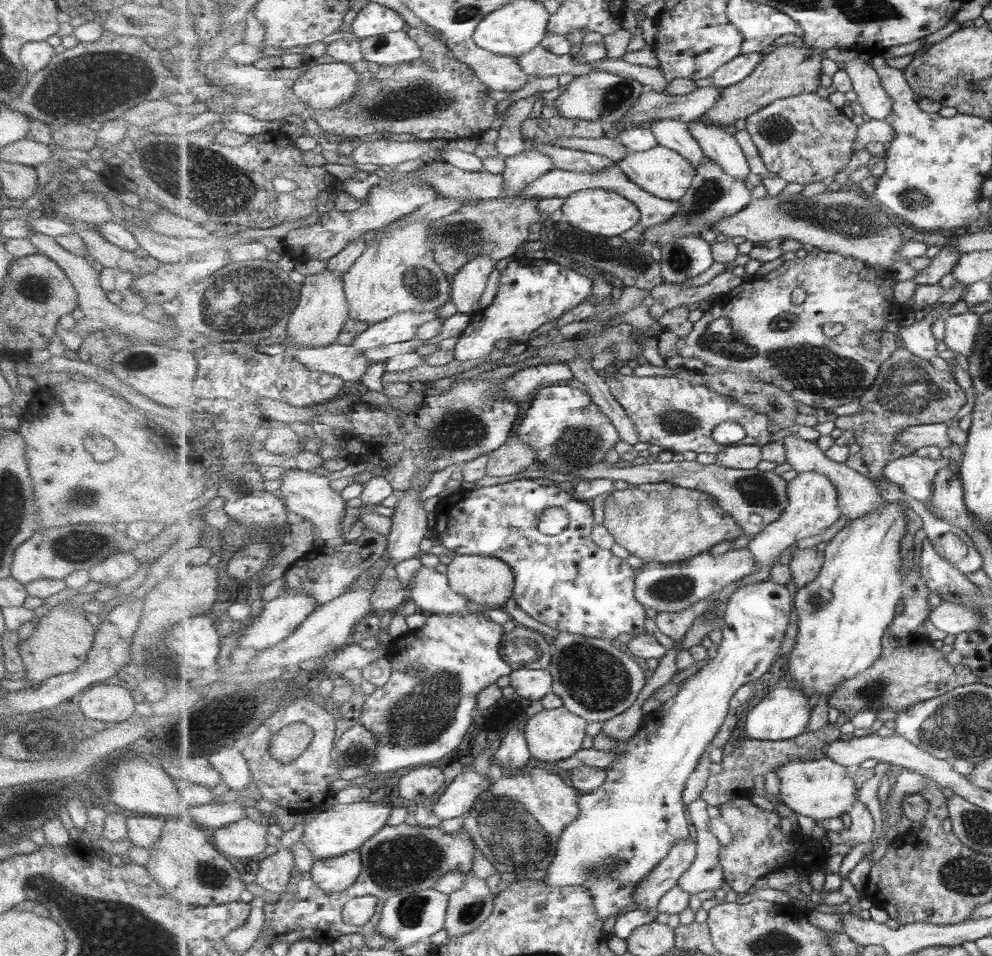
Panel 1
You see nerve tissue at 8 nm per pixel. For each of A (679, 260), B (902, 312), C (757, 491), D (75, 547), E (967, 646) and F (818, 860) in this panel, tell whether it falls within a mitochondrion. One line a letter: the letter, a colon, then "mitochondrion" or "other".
A: mitochondrion
B: other
C: mitochondrion
D: mitochondrion
E: other
F: other

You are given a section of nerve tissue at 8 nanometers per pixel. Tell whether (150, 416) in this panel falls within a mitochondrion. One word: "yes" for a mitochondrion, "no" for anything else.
no

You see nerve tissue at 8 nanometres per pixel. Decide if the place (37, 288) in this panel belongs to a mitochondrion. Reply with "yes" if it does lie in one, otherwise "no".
yes

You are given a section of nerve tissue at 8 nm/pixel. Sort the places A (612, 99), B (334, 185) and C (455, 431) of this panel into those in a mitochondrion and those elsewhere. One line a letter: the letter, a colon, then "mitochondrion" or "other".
A: mitochondrion
B: other
C: mitochondrion

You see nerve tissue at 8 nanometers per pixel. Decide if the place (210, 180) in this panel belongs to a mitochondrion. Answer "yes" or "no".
yes

